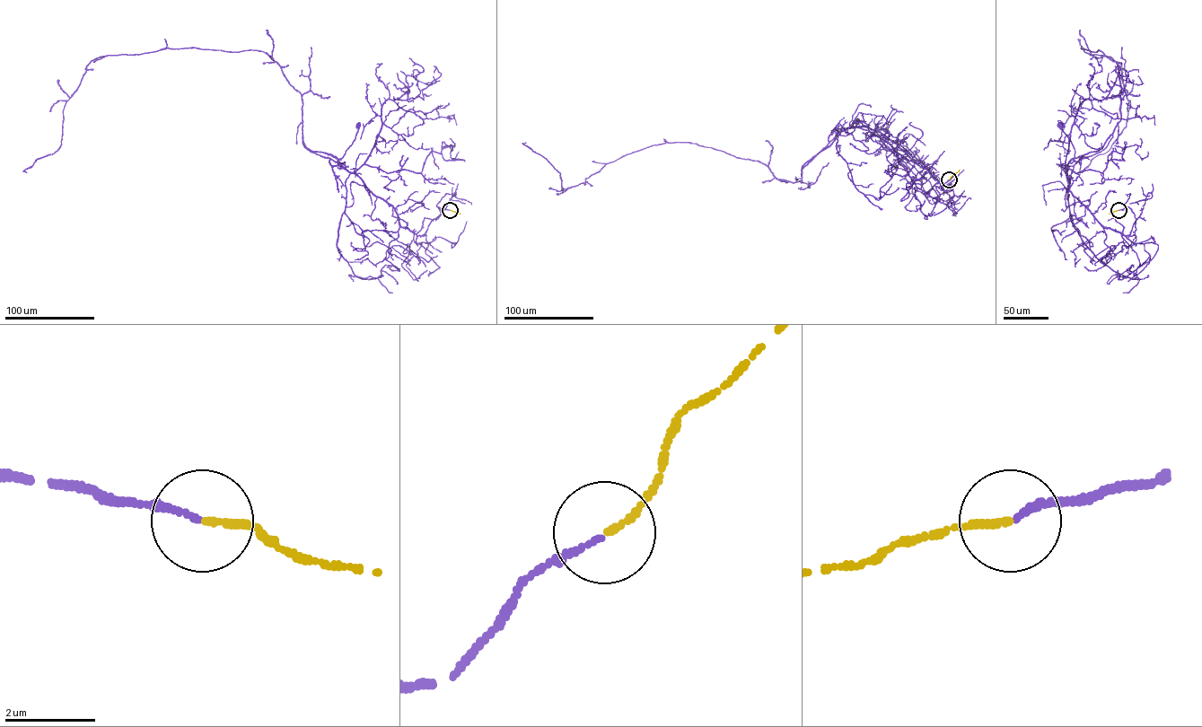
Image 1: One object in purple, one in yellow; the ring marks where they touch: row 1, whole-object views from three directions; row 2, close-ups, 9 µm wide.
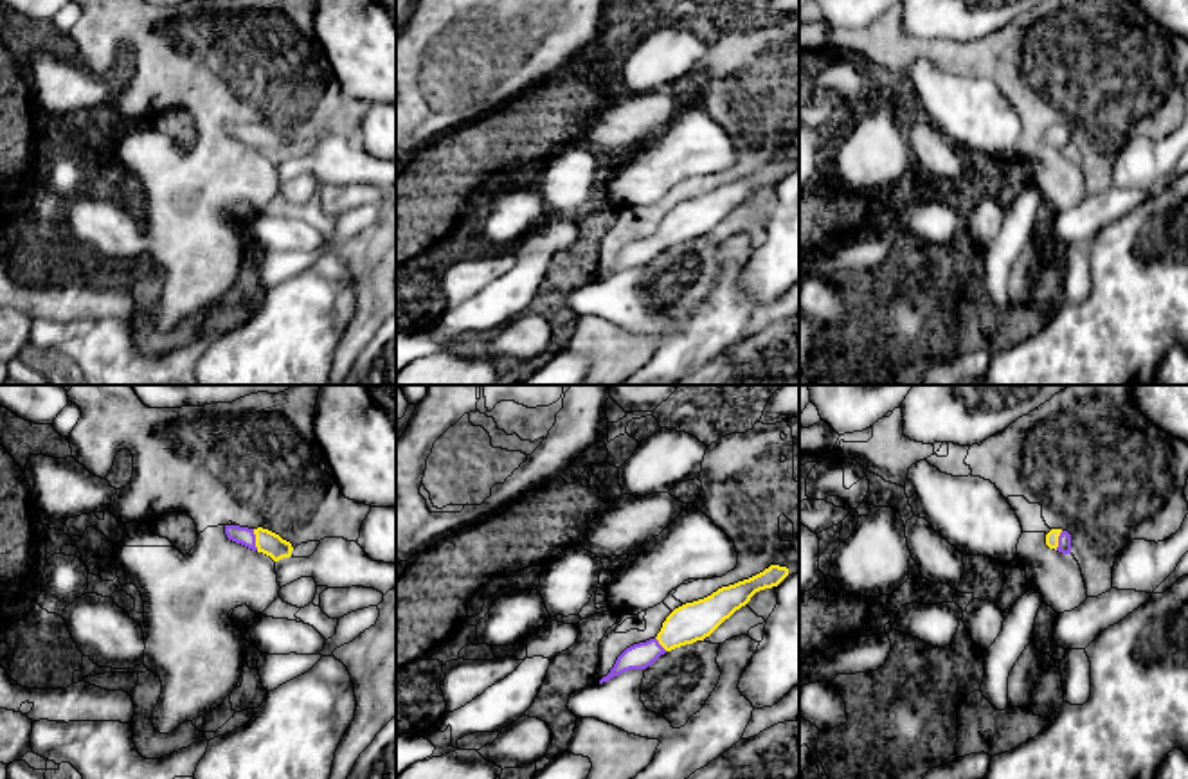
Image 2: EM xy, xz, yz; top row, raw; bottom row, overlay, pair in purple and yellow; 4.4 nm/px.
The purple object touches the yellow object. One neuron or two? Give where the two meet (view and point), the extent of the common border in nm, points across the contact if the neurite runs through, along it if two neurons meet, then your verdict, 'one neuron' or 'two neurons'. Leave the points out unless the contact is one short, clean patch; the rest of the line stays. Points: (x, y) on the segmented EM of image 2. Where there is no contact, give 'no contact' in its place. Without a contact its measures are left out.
meets purple in xy at (254, 540); contact 100 nm long; runs through xy (240, 535), (254, 540), (267, 542); one neuron

